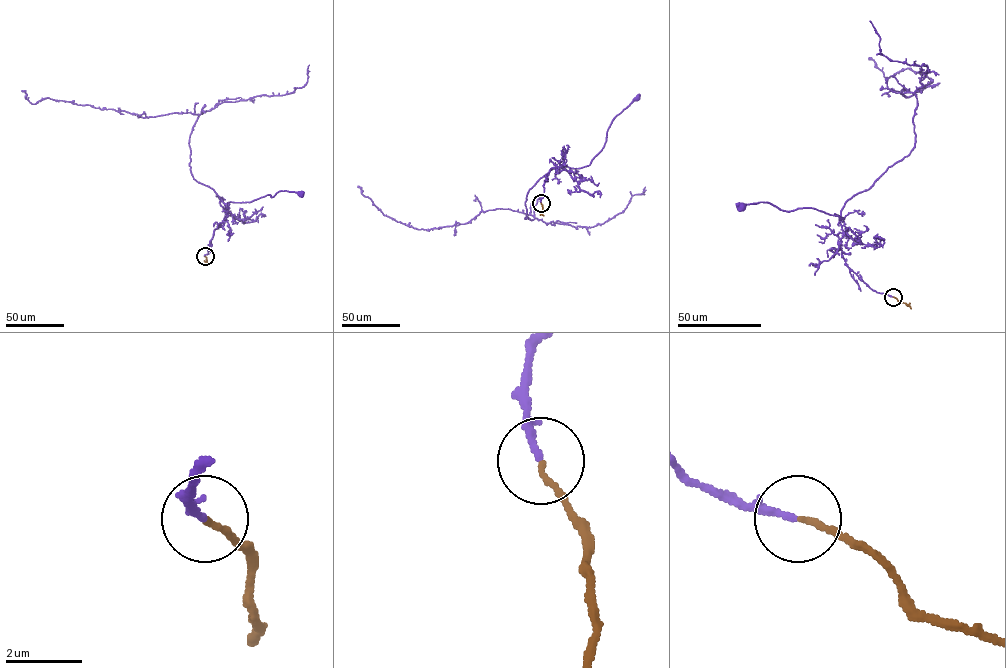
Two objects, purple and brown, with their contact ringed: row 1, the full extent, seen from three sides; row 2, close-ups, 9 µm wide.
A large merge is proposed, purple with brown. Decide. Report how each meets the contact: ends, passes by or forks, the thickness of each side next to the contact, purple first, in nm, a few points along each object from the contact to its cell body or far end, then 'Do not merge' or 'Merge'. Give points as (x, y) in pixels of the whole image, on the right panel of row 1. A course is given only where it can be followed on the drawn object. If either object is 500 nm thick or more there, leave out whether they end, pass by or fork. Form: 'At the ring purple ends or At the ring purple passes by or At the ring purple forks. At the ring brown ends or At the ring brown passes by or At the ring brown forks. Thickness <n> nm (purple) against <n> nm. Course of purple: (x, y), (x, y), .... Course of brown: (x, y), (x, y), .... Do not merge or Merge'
At the ring purple passes by. At the ring brown ends. Thickness 120 nm (purple) against 130 nm. Course of purple: (893, 297), (873, 290), (848, 267), (837, 215), (769, 203), (741, 206). Course of brown: (893, 297), (911, 308). Merge

